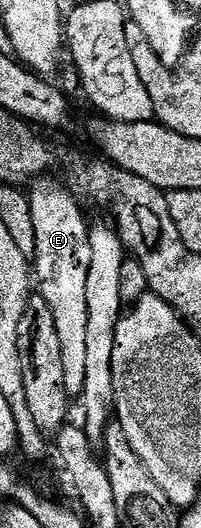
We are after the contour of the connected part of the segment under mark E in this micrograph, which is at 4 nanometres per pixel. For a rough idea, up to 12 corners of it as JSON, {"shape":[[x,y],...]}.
{"shape":[[37,180],[31,270],[55,316],[70,399],[87,380],[90,223]]}

